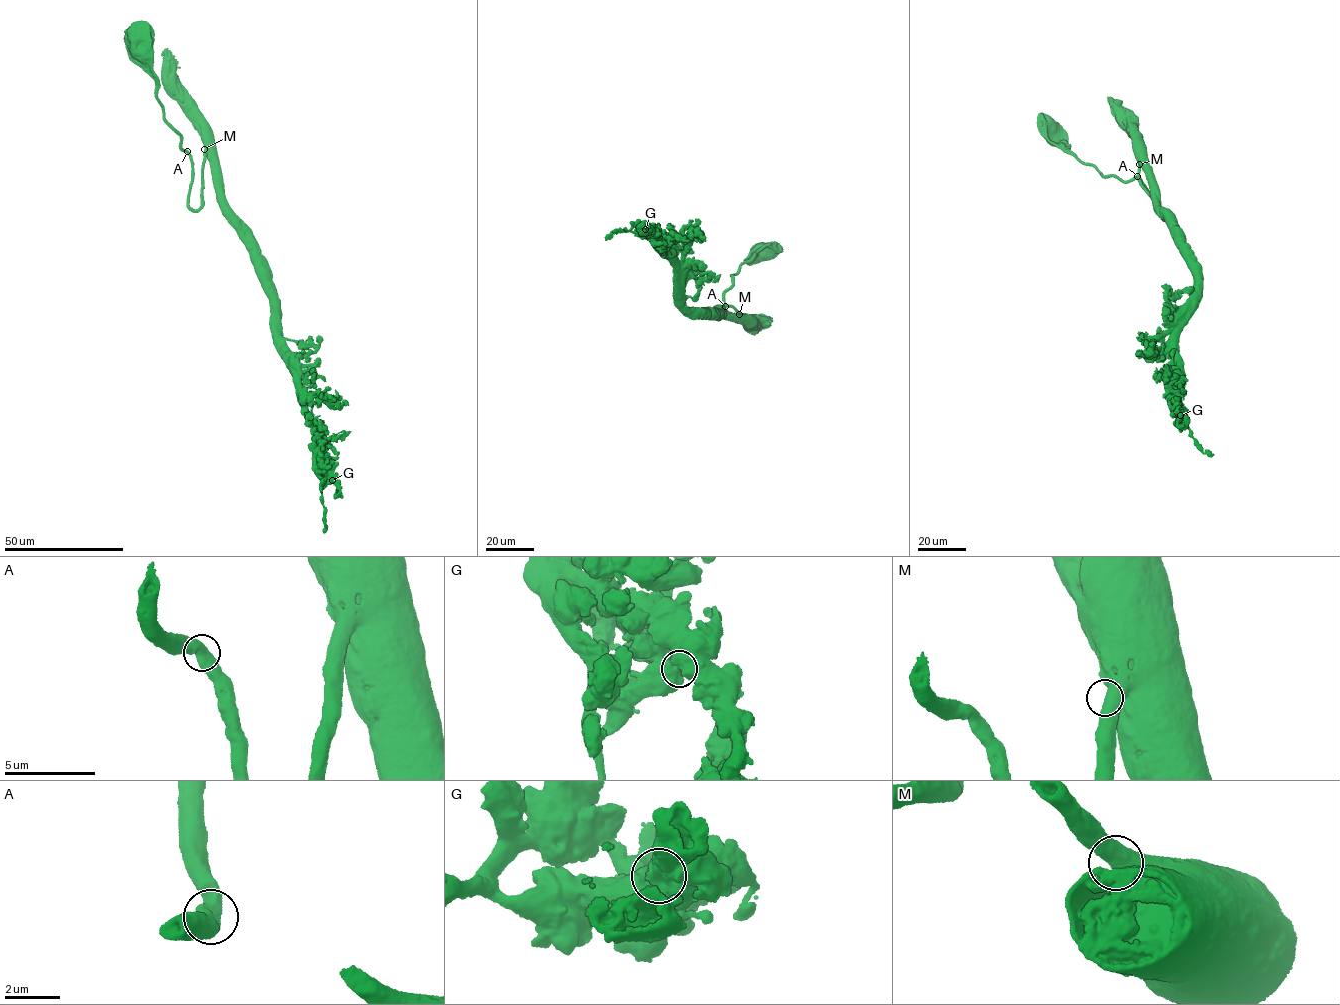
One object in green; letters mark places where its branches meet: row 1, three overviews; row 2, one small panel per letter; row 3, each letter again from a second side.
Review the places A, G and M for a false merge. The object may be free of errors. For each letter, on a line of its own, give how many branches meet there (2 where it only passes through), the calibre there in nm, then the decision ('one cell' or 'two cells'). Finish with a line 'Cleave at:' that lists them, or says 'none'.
A: 2 branches meet; 600 nm thick; one cell
G: 2 branches meet; 700 nm thick; one cell
M: 2 branches meet; 700 nm thick; one cell
Cleave at: none

